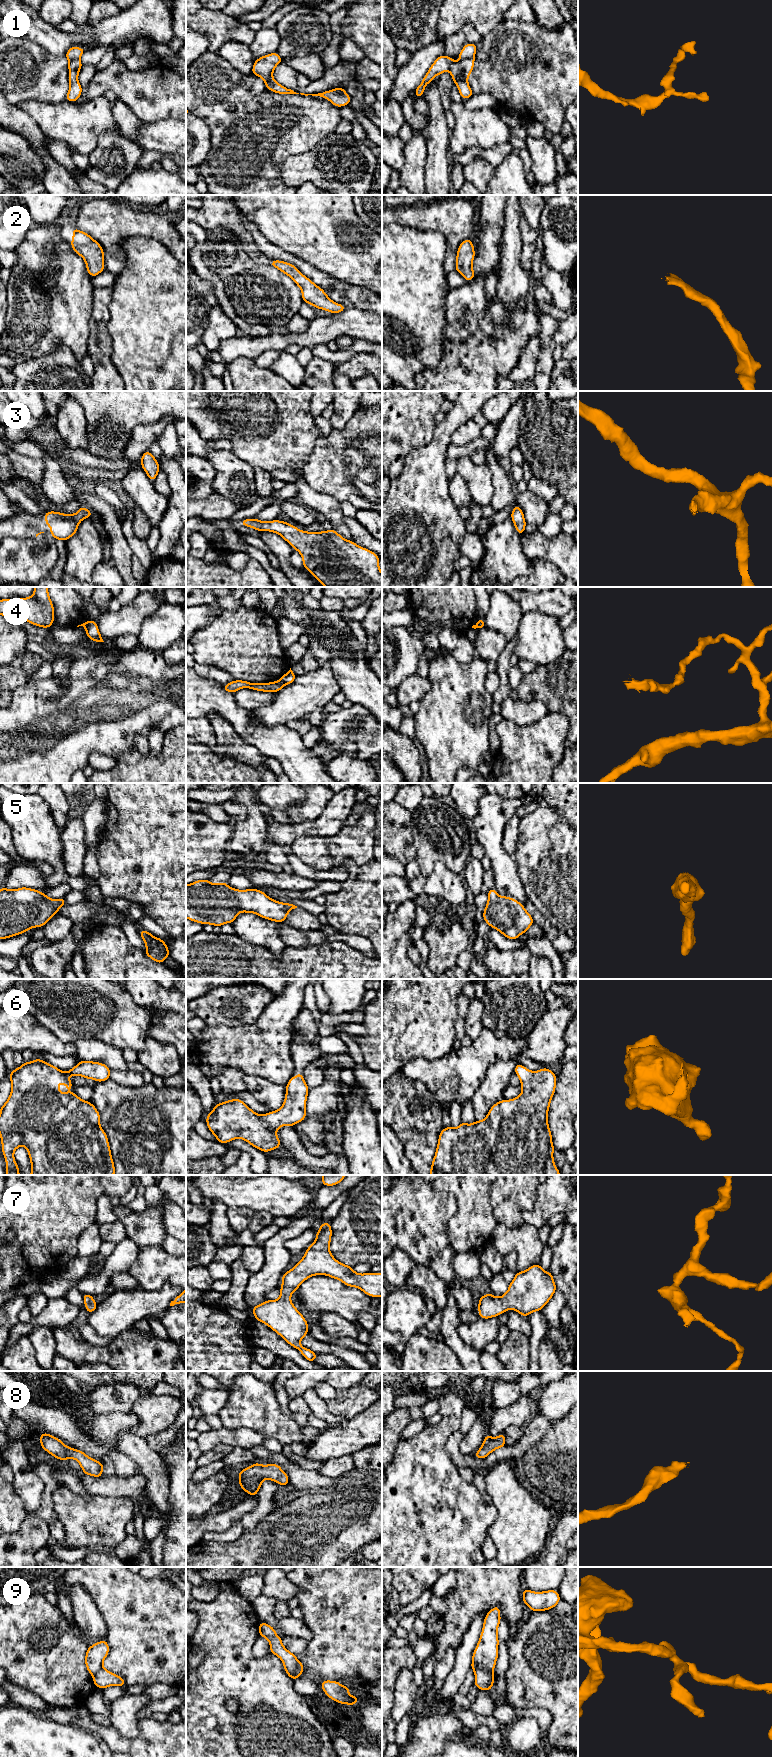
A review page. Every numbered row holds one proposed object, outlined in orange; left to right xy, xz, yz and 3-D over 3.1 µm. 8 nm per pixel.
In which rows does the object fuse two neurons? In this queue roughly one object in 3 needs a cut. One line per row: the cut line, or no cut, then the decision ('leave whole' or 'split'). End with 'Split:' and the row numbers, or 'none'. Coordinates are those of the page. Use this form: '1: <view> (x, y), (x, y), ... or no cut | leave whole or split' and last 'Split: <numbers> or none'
1: no cut | leave whole
2: no cut | leave whole
3: no cut | leave whole
4: xz (279, 681), (284, 684) | split
5: no cut | leave whole
6: no cut | leave whole
7: no cut | leave whole
8: no cut | leave whole
9: yz (492, 1670), (477, 1670), (475, 1672) | split
Split: 4, 9

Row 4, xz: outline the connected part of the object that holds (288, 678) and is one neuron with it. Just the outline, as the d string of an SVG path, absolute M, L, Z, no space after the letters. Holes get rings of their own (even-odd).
M290 668L290 670L280 678L280 682L282 682L284 685L287 685L293 683L295 679L296 675Z

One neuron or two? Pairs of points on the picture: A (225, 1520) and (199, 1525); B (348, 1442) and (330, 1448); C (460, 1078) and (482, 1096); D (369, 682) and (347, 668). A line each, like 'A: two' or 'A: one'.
A: one
B: one
C: two
D: one

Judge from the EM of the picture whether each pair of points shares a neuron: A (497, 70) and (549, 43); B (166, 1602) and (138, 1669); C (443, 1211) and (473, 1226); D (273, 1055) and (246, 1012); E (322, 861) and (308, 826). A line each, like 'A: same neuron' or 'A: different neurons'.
A: same neuron
B: same neuron
C: different neurons
D: different neurons
E: different neurons

